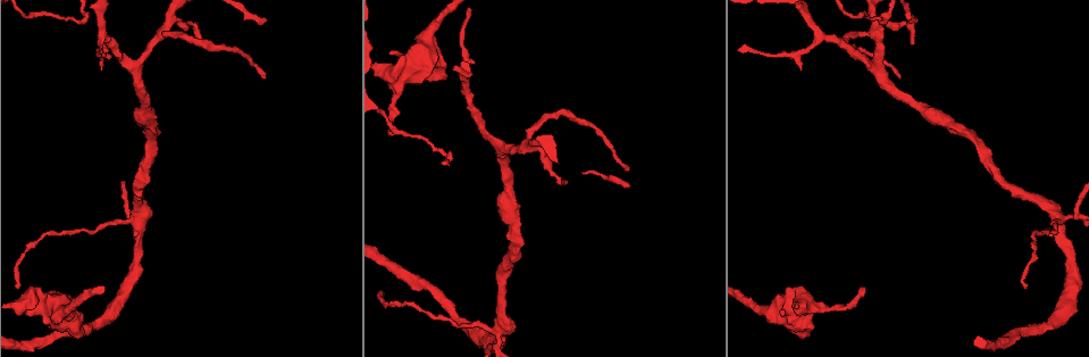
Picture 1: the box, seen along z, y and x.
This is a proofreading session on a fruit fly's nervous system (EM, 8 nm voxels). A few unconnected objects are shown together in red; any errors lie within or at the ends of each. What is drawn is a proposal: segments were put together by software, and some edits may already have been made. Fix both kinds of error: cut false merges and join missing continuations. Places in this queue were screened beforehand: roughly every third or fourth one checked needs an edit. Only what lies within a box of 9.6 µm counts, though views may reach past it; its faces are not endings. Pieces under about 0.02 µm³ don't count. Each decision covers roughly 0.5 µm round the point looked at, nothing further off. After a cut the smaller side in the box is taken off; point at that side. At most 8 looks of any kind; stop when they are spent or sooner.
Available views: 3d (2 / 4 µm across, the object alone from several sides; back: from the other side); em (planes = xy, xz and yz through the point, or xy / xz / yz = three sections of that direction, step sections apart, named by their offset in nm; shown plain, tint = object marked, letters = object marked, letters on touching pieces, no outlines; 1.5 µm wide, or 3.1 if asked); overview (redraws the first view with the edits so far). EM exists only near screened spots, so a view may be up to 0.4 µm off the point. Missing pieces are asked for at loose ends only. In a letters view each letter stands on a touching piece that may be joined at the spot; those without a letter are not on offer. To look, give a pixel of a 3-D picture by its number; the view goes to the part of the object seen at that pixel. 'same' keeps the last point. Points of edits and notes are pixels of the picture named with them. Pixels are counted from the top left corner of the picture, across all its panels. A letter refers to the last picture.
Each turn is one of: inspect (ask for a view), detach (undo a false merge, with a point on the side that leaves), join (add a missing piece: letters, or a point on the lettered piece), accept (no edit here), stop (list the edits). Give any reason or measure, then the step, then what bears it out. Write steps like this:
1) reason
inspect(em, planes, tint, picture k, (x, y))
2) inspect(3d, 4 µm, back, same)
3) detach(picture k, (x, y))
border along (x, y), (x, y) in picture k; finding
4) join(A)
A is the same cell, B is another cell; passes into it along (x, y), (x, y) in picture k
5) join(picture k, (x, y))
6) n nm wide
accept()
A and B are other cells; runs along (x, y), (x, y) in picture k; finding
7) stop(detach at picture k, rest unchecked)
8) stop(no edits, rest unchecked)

tapers out
inspect(em, xz, step 4, letters, picture 1, (862, 287))

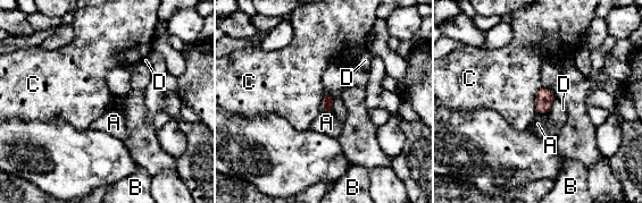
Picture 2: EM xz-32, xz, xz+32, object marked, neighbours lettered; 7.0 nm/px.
cut it another way
inspect(em, planes, letters, same)

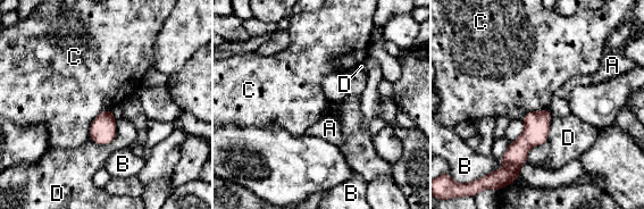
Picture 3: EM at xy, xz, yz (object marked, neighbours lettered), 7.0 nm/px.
accept()
A, B, C and D are other cells; border along (110, 109), (92, 122), (89, 139) in picture 3; none of them fits

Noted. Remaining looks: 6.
thick end
inspect(em, planes, letters, picture 1, (783, 315))

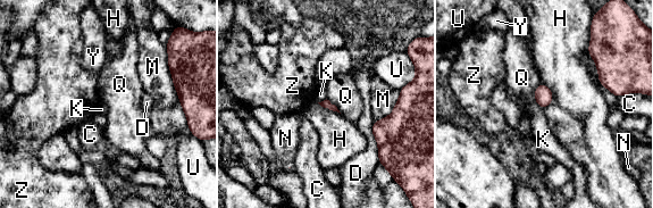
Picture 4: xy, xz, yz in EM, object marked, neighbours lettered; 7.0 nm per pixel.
accept()
C, D, H, K, M, N, Q, U, Y and Z are other cells; none of them fits

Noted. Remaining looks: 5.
tapers out
inspect(3d, 2 µm, picture 1, (1024, 287))

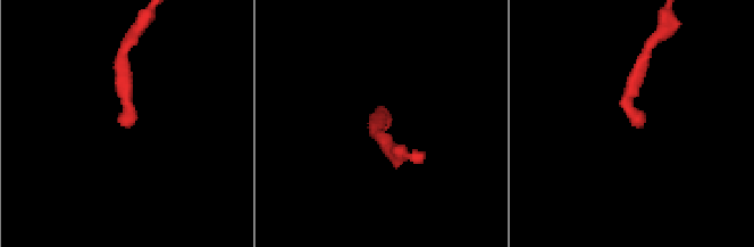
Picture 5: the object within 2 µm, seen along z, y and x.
inspect(em, xy, step 4, tint, picture 5, (387, 127))

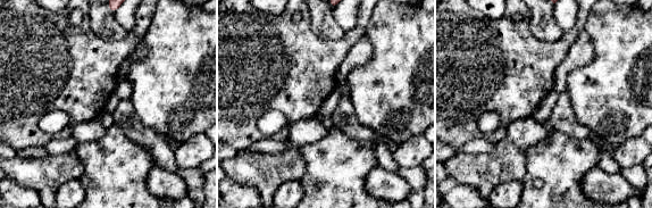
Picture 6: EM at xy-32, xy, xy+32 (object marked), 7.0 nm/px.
inspect(em, planes, letters, same)

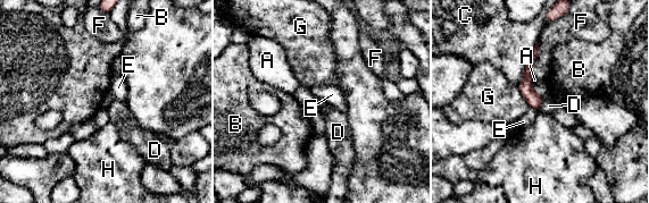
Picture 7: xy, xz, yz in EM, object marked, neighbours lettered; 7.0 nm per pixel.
110 nm wide; C touches over 340 nm
accept()
A, B, C, D, E, F, G and H are other cells; none of them fits

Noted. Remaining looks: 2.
stop(no edits, rest unchecked)

